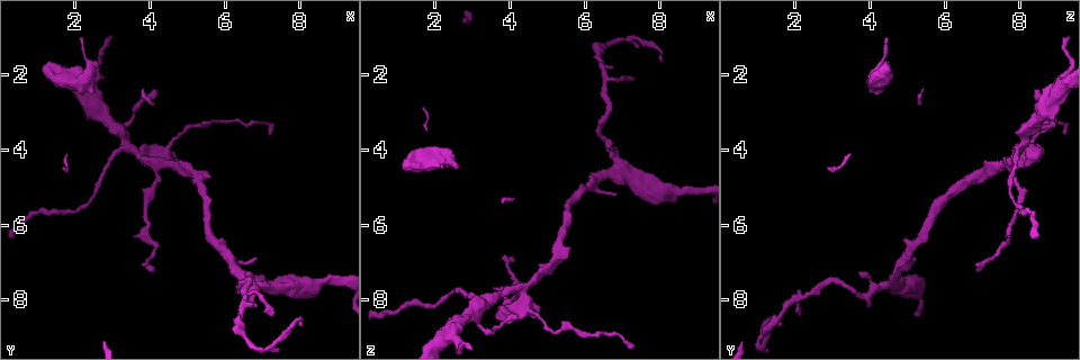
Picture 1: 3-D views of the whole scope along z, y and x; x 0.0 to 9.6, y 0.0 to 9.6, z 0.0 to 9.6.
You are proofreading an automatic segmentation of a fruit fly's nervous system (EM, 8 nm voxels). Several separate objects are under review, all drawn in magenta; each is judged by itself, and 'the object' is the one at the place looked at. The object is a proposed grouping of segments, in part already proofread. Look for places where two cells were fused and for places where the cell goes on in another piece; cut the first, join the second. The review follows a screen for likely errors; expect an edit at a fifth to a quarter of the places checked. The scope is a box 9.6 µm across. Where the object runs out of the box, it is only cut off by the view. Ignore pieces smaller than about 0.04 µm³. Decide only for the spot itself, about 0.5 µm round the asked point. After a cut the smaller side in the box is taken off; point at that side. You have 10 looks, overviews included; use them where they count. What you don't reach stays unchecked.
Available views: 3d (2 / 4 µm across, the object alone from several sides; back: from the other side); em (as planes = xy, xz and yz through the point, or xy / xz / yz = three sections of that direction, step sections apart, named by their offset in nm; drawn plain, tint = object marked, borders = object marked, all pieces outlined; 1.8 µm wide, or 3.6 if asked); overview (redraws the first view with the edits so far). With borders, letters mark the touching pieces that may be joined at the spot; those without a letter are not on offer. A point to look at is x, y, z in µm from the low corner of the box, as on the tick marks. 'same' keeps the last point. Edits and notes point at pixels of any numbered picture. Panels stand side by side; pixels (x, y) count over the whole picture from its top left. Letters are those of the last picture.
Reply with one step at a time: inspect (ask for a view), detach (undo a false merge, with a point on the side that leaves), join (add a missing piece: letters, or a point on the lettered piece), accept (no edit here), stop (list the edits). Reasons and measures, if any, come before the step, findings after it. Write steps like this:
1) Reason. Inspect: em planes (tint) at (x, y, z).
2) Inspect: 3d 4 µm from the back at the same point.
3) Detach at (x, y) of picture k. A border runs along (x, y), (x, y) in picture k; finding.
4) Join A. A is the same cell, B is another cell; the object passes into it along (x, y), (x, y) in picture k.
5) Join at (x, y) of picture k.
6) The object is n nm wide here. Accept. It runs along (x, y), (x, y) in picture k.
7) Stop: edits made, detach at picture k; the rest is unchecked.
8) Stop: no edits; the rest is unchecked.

End of a long branch. Inspect: em xy step 8 (tint) at (8.00, 8.65, 1.65).

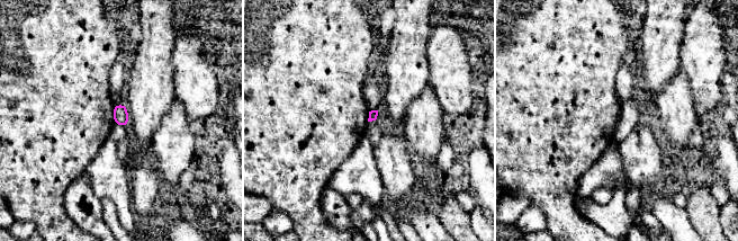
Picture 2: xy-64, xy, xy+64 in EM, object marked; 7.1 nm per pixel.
Another direction. Inspect: em planes (borders) at the same point.

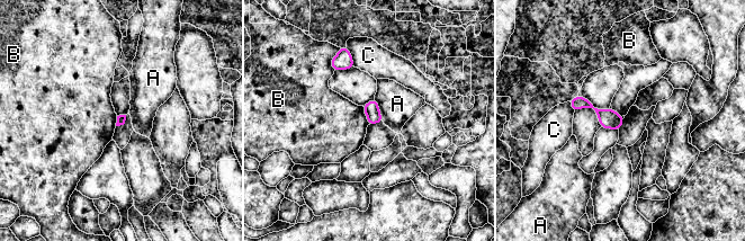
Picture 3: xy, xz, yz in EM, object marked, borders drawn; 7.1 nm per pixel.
The longest contact is with A, 180 nm. Accept. A, B and C are other cells; no lettered piece goes on from it.

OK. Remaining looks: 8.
Inspect: em planes (borders) at (6.60, 7.25, 3.75).

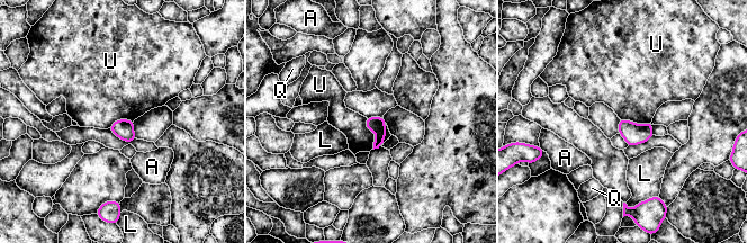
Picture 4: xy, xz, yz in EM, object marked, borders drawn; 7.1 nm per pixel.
The object is 120 nm wide here. Accept. A, L, Q and U are other cells; a border runs along (366, 118), (374, 149) in picture 4; no lettered piece goes on from it.

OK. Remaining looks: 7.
Four-way junction. Inspect: em 3.6 µm xy step 4 (tint) at (4.30, 4.40, 7.70).

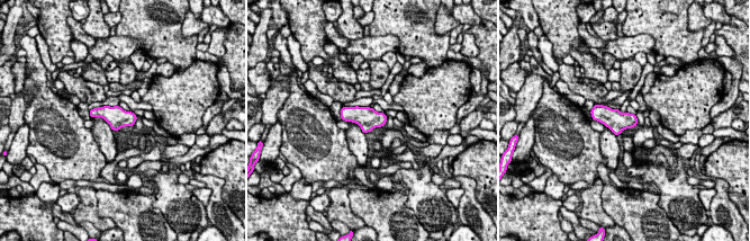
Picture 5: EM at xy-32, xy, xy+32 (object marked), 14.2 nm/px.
Inspect: em 3.6 µm planes (borders) at the same point.

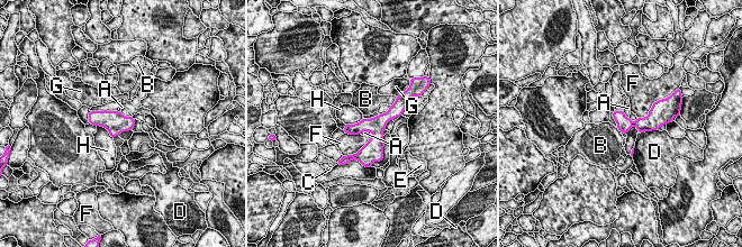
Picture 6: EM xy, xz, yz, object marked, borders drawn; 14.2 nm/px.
Accept. A, B, C, D, E, F, G and H are other cells; all the same cell.

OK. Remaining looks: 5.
An open end. Inspect: 3d 4 µm at (2.15, 1.10, 4.40).

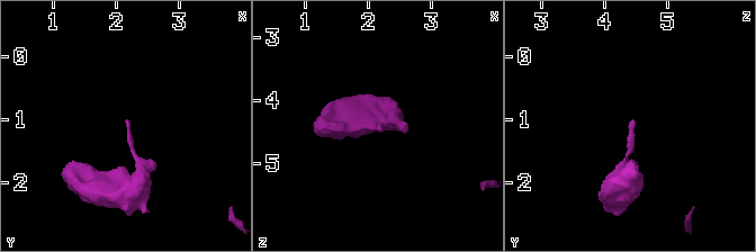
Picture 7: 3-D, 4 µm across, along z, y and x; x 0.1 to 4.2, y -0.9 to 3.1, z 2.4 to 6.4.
Inspect: em planes (borders) at (2.10, 1.05, 4.40).

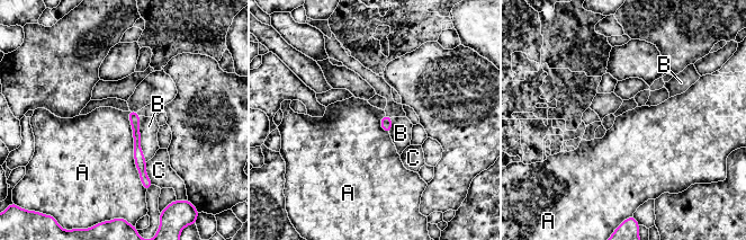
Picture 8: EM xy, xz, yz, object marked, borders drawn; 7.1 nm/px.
The longest contact is with A, 600 nm. Accept. A, B and C are other cells; none of them fits.

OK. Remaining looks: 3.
Stop: no edits; the rest is unchecked.

